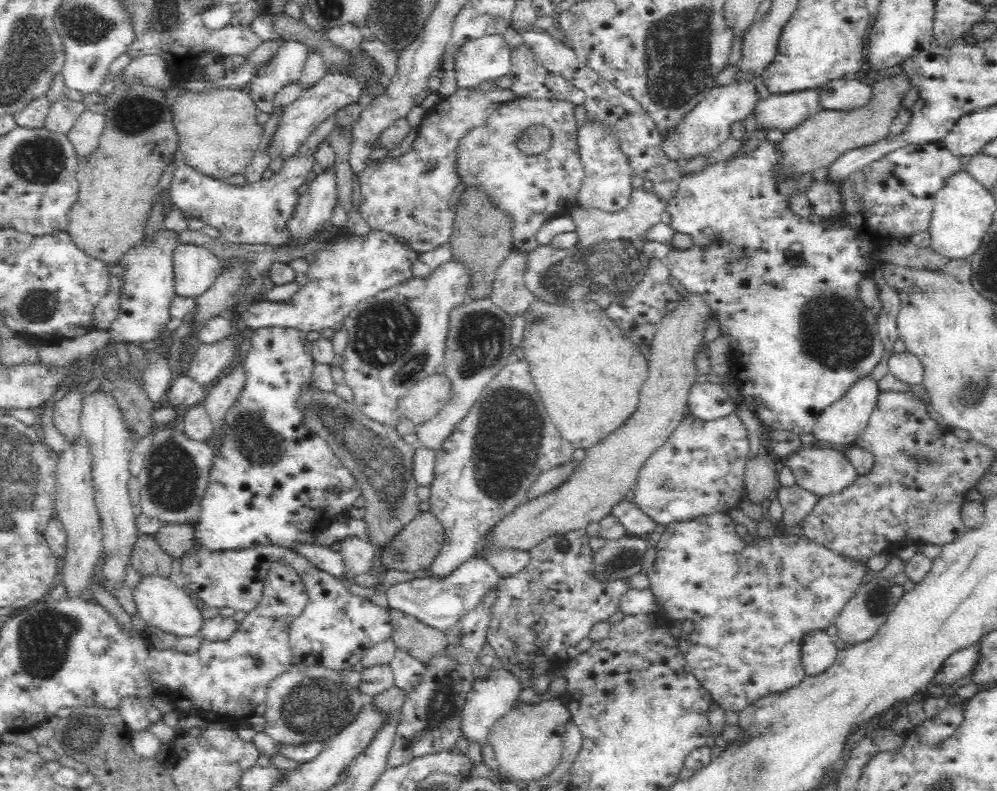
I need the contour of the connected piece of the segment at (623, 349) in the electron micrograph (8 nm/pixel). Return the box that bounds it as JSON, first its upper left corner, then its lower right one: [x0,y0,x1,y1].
[521,285,649,449]

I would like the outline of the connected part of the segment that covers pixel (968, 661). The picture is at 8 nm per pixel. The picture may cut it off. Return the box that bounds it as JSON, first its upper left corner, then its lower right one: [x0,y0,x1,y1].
[933,640,981,686]

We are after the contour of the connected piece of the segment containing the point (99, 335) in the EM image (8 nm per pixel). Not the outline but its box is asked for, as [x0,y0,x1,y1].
[36,328,110,365]

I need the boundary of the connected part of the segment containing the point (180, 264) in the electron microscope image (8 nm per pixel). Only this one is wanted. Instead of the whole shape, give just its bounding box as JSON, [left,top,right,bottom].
[172,244,224,298]

